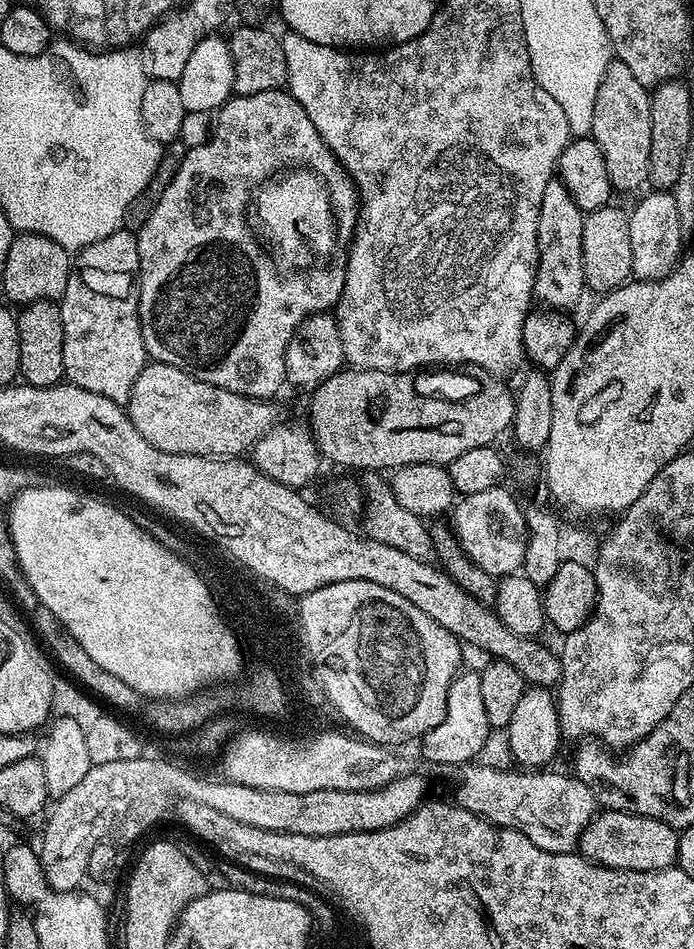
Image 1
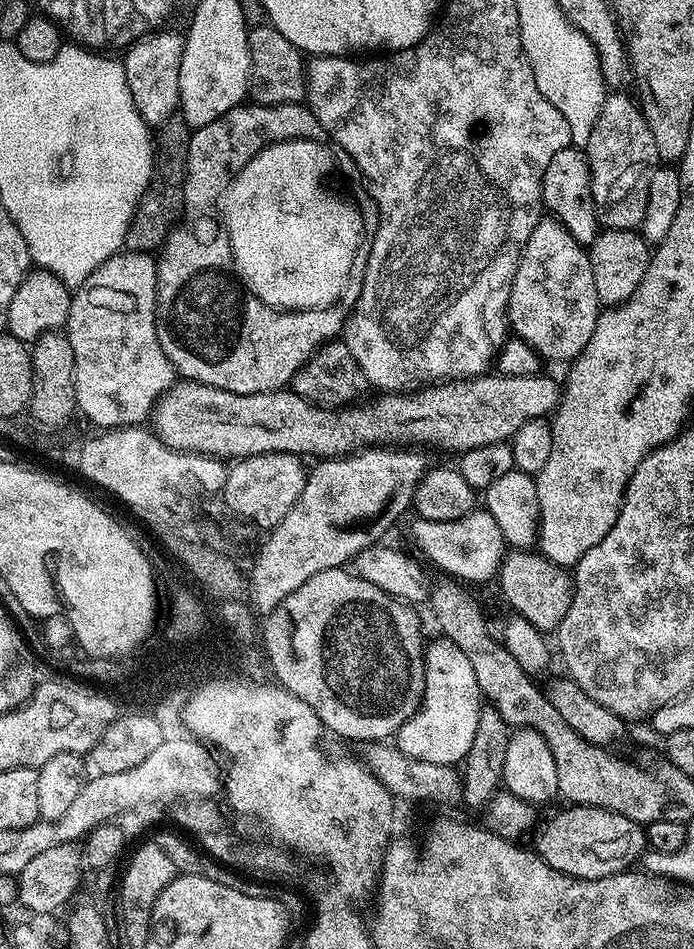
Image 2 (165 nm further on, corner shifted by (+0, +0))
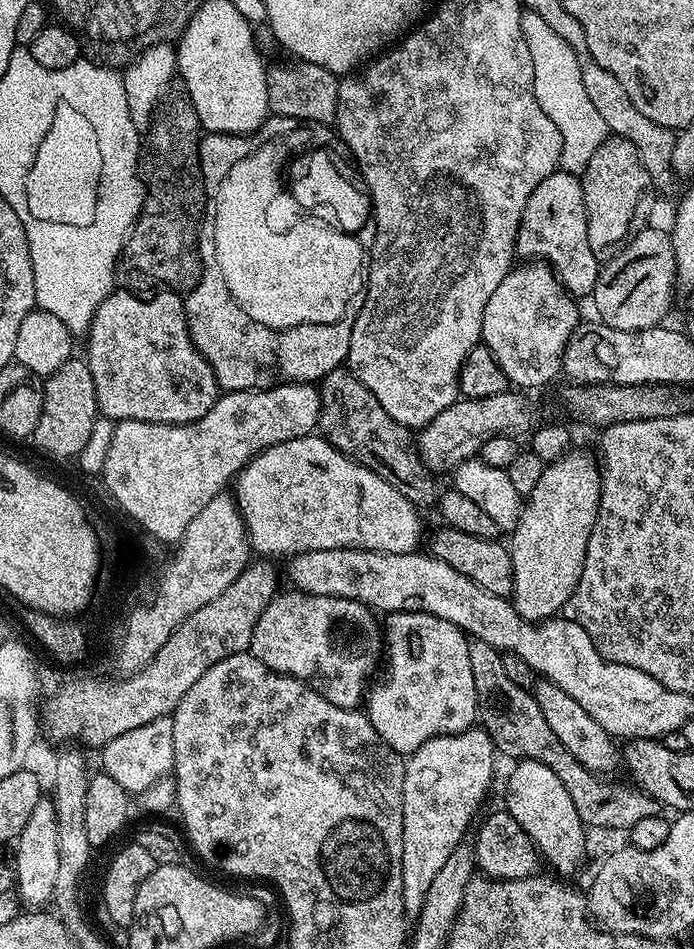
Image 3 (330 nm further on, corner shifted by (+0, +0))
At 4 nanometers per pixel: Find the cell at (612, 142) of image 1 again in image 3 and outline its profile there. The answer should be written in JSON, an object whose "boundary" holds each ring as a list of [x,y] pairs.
{"boundary":[[[609,135],[607,140],[594,150],[594,158],[582,173],[588,237],[590,246],[597,254],[607,248],[615,249],[625,241],[649,227],[652,207],[656,204],[656,192],[652,189],[654,177],[640,161],[638,150],[626,138]]]}

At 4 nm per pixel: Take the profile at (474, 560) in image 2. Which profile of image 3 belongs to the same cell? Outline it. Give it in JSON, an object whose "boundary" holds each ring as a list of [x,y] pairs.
{"boundary":[[[319,434],[276,444],[252,457],[248,465],[240,471],[240,475],[235,477],[235,488],[234,499],[248,530],[251,551],[261,552],[264,555],[261,557],[264,558],[291,558],[299,552],[343,548],[402,554],[417,551],[421,547],[421,513],[416,505],[398,494],[398,490],[394,490],[388,480],[342,454]]]}

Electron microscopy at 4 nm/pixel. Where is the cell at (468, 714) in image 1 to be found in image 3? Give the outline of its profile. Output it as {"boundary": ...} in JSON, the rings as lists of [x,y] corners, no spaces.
{"boundary":[[[394,612],[386,620],[386,664],[388,660],[388,677],[377,686],[373,687],[367,695],[366,715],[368,721],[378,730],[378,734],[390,745],[395,752],[401,754],[411,754],[418,751],[426,742],[430,742],[439,736],[453,736],[459,732],[464,732],[473,727],[478,720],[478,705],[476,703],[476,691],[474,690],[474,673],[470,671],[470,650],[468,649],[469,637],[458,626],[438,618],[434,614],[425,612]]]}

